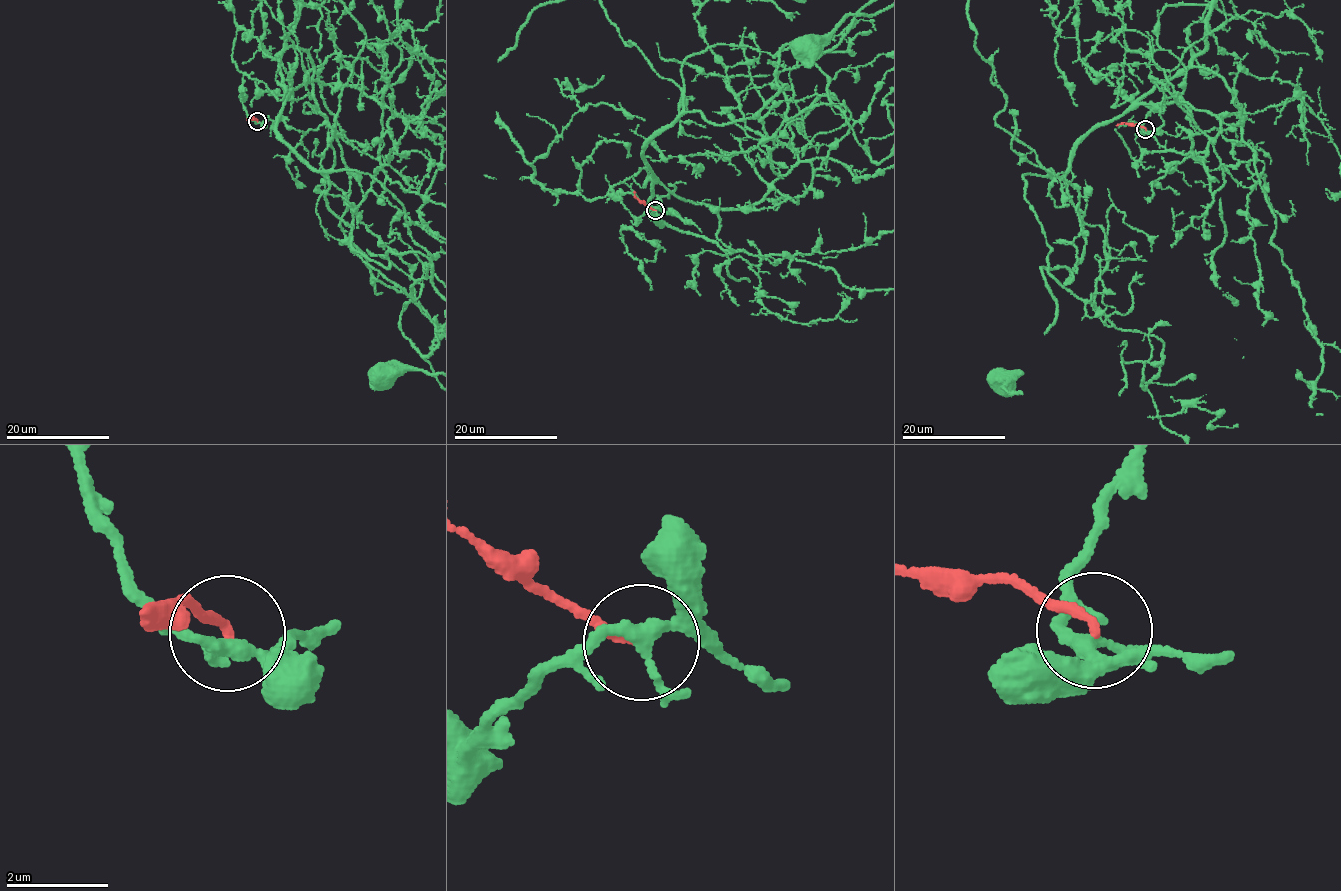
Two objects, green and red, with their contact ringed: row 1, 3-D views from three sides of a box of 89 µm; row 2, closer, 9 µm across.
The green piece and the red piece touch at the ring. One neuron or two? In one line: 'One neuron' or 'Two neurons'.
Two neurons

